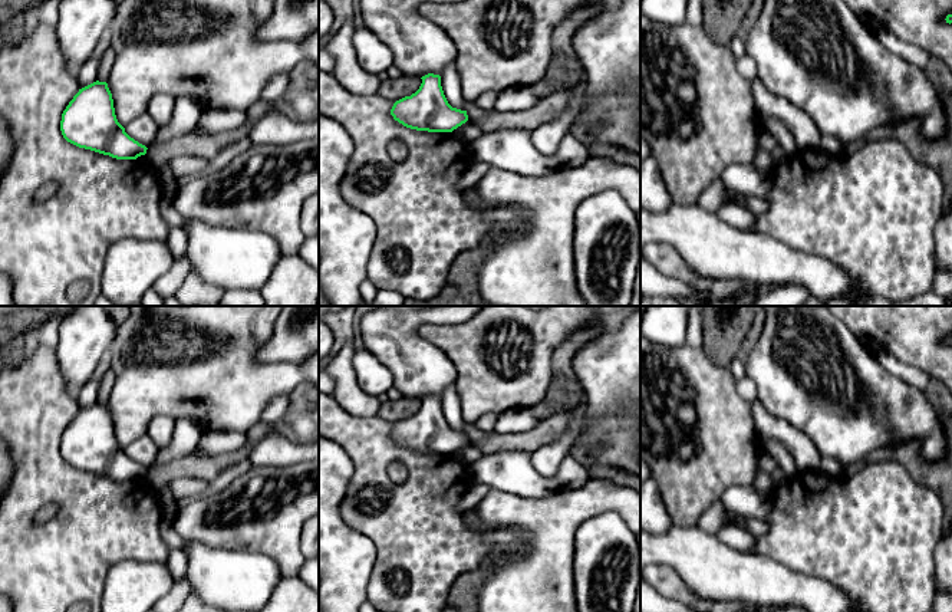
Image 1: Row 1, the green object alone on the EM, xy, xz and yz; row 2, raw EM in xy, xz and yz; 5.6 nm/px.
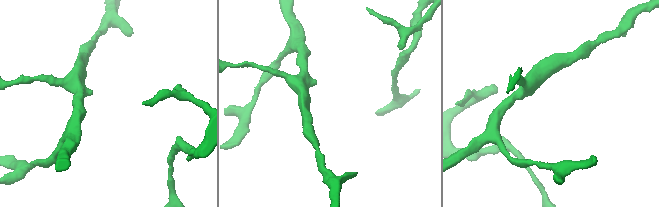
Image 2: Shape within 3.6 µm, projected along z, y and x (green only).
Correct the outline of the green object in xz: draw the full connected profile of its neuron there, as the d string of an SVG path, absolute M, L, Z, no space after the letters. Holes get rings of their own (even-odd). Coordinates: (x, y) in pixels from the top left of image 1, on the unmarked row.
M428 395L421 401L415 415L393 425L391 437L395 442L406 450L428 454L452 454L468 442L467 432L448 425L439 397Z

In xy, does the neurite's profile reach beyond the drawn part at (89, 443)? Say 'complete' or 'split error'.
complete

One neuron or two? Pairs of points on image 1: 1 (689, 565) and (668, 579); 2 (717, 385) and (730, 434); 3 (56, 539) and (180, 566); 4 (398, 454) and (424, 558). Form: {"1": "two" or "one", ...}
{"1": "two", "2": "one", "3": "two", "4": "one"}

